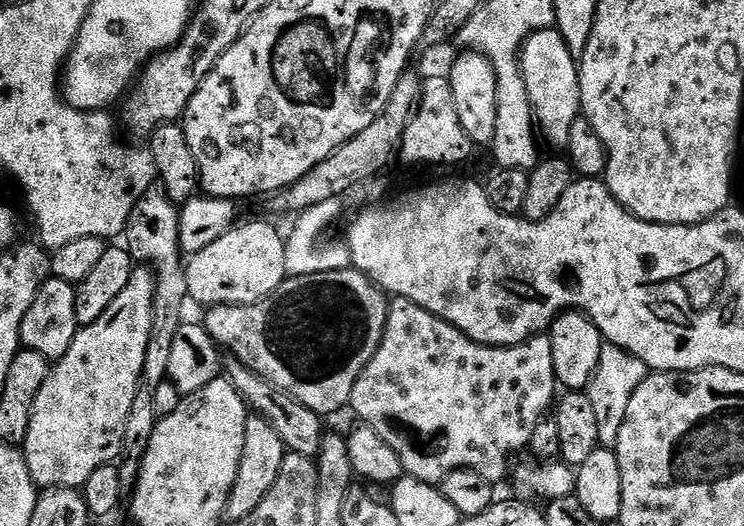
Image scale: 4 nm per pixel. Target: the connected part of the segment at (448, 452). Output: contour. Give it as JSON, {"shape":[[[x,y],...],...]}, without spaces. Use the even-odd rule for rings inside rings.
{"shape":[[[398,296],[389,303],[386,330],[382,334],[382,342],[378,346],[374,358],[370,358],[370,362],[364,367],[362,374],[356,379],[355,386],[352,387],[350,408],[351,411],[356,411],[356,416],[360,419],[357,421],[373,428],[386,441],[386,446],[394,449],[394,454],[398,454],[405,473],[409,476],[418,478],[427,484],[439,485],[440,480],[446,478],[446,474],[459,468],[469,468],[482,474],[482,478],[499,482],[504,475],[504,479],[509,475],[508,459],[515,452],[523,453],[527,449],[530,437],[534,435],[534,426],[538,426],[538,422],[549,415],[557,396],[558,381],[554,374],[554,350],[550,346],[550,338],[547,334],[533,336],[525,340],[523,344],[513,344],[510,348],[493,348],[491,344],[478,344],[474,340],[469,340],[464,332],[458,331],[450,322],[430,314],[425,308],[414,302]]]}

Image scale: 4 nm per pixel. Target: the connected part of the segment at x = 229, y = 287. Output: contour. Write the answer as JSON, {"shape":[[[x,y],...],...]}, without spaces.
{"shape":[[[252,220],[249,224],[237,223],[218,242],[210,242],[210,246],[196,248],[193,256],[186,260],[184,277],[191,303],[215,306],[218,304],[257,304],[266,298],[288,276],[286,270],[285,237],[272,224],[264,220]]]}

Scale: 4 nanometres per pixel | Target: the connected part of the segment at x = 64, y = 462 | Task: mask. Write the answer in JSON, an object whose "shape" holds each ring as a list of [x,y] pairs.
{"shape":[[[147,266],[133,267],[126,290],[114,298],[114,303],[102,313],[98,322],[90,322],[90,326],[80,328],[70,350],[55,361],[42,390],[38,390],[38,398],[34,398],[30,430],[26,430],[22,445],[30,478],[37,489],[83,489],[86,478],[90,478],[98,466],[119,460],[122,434],[126,434],[126,418],[130,418],[130,406],[134,406],[134,394],[146,362],[146,342],[150,342],[155,293],[156,278],[152,269]]]}

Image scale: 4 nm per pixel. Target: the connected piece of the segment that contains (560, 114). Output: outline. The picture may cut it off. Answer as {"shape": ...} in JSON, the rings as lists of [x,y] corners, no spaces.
{"shape":[[[536,32],[520,49],[520,69],[526,78],[526,90],[530,94],[535,123],[544,136],[560,150],[570,142],[570,126],[581,115],[580,73],[577,57],[570,54],[559,32]]]}

